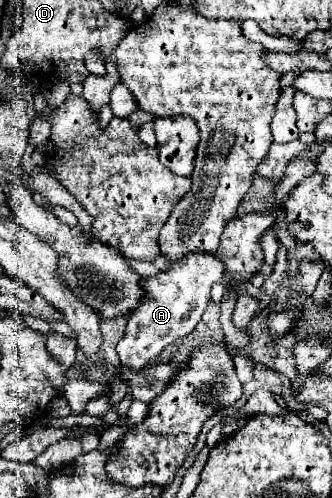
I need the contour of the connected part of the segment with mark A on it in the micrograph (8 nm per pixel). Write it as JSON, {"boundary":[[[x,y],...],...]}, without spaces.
{"boundary":[[[191,253],[183,261],[169,263],[171,269],[143,281],[147,295],[139,309],[129,315],[125,337],[117,343],[117,355],[121,363],[133,371],[143,369],[167,345],[177,343],[195,329],[195,325],[201,321],[201,315],[205,313],[211,285],[223,279],[223,263],[219,263],[219,259],[213,255]]]}

